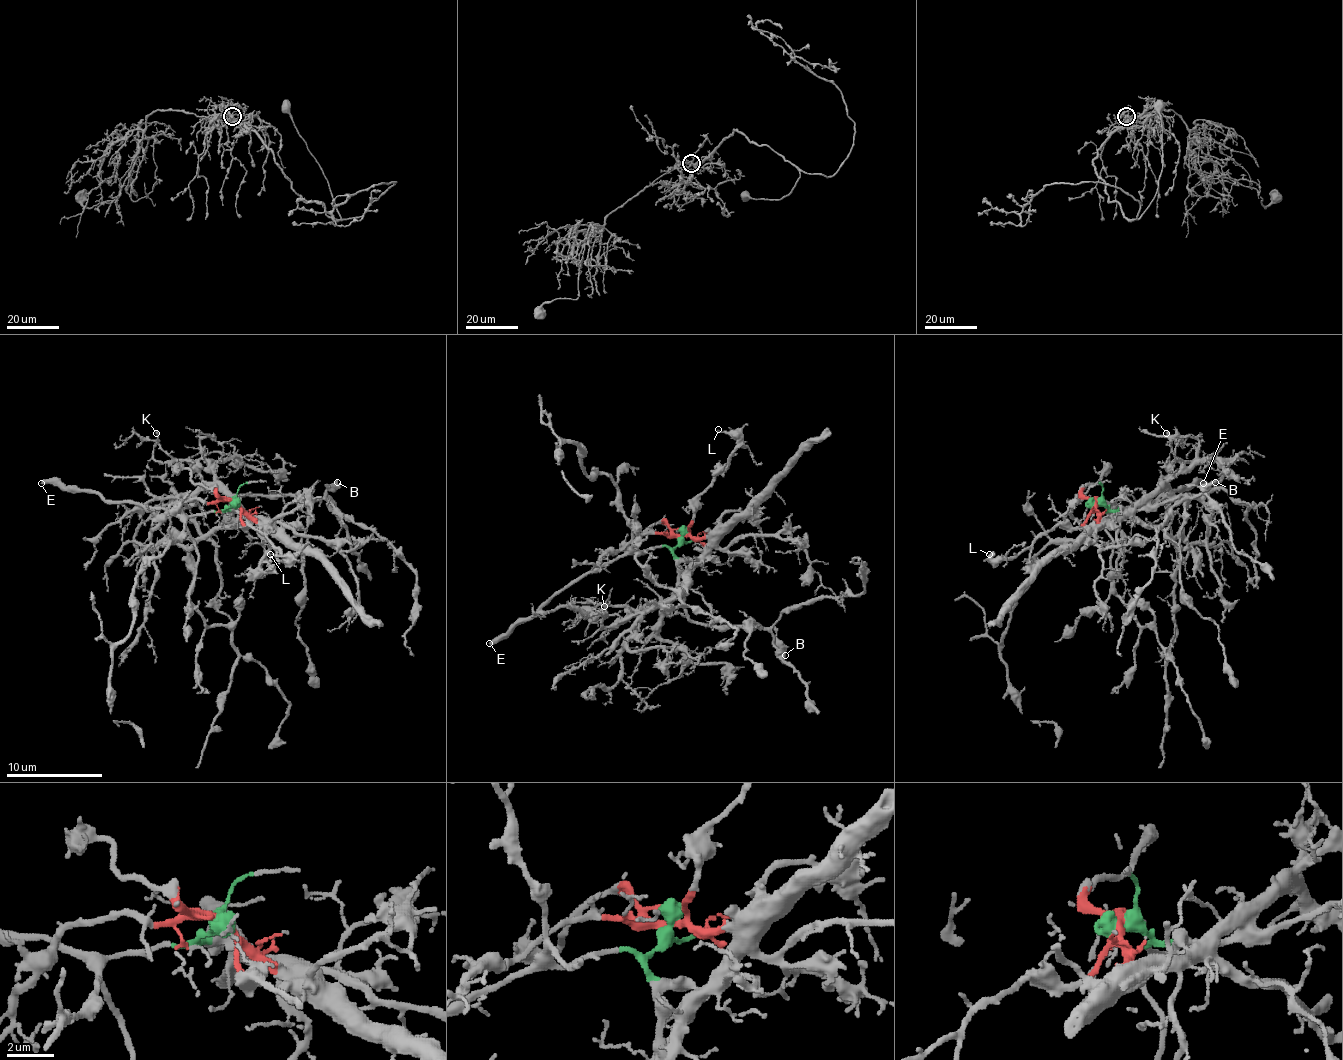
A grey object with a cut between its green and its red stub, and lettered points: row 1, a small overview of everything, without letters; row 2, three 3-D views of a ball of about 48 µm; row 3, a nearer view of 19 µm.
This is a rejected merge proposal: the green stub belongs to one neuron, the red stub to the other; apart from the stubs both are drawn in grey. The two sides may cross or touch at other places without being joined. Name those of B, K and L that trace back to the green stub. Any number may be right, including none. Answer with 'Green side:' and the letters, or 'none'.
Green side: B

